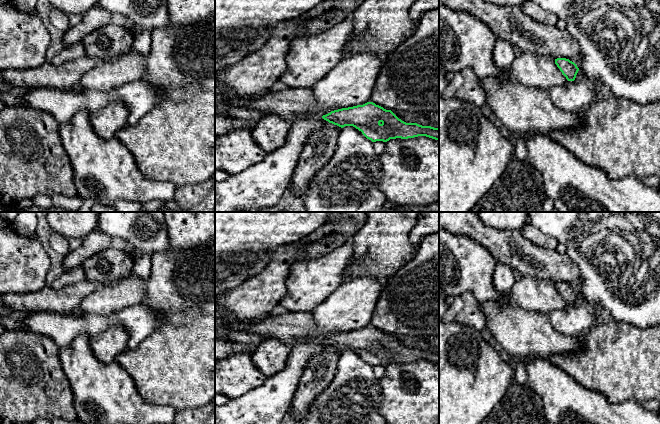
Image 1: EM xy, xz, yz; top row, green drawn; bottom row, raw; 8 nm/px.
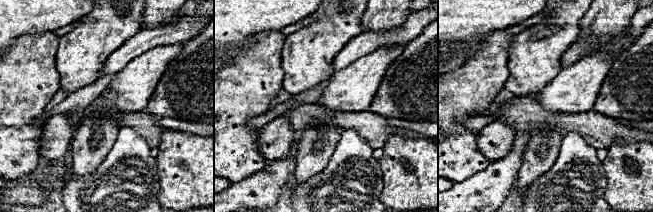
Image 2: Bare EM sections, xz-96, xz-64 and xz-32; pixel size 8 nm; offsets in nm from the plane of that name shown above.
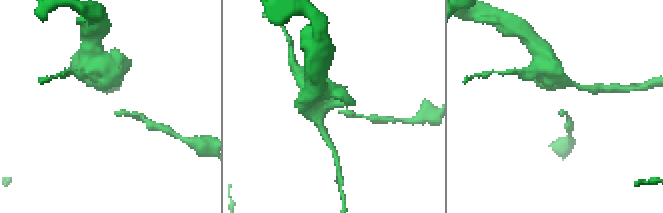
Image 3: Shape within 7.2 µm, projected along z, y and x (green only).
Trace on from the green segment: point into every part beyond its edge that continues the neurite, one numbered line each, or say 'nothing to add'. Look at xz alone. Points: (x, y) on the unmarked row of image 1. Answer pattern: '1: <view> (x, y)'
1: xz (291, 328)

